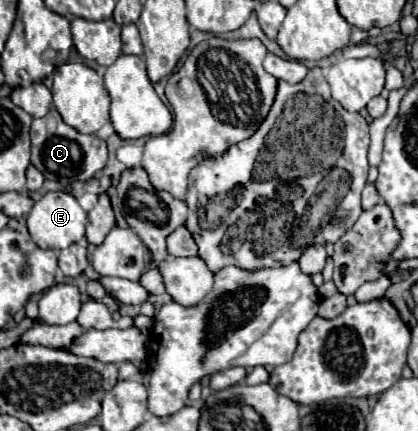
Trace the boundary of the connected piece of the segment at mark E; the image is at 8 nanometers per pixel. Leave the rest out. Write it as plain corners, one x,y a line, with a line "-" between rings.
46,193
40,201
34,203
32,211
28,213
28,231
40,249
66,249
68,245
78,243
84,239
84,227
86,213
70,193

